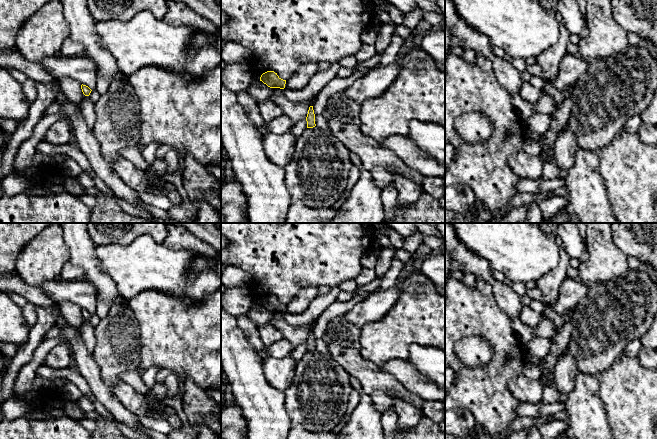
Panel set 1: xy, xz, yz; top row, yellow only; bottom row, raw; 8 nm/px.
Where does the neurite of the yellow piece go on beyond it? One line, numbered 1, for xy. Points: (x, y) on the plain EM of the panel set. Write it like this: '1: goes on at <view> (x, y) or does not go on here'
1: does not go on here

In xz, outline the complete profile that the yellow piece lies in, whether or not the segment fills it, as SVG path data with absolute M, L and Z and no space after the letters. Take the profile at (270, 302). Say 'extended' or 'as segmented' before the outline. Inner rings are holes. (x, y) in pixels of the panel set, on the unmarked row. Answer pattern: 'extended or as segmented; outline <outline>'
as segmented; outline M267 295L260 301L260 305L270 312L284 313L286 304L281 303L274 295Z

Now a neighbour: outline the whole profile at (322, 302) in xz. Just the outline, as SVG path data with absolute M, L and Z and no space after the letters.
M335 286L328 293L317 296L304 313L299 315L282 313L281 316L285 322L292 326L303 326L314 323L324 310L337 301L340 291L340 287Z

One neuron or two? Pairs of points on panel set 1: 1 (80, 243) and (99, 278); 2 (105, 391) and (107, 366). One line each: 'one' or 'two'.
1: one
2: two

